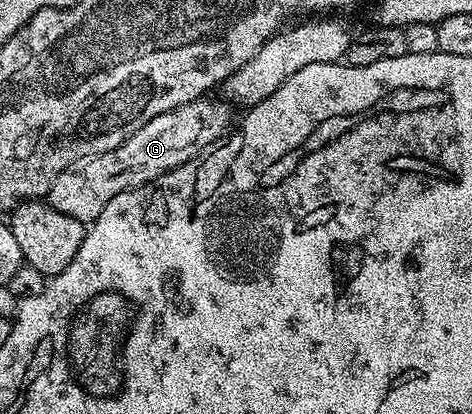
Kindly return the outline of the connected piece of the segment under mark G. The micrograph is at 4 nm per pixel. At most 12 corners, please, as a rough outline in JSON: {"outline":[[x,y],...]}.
{"outline":[[213,96],[83,156],[49,205],[89,224],[119,196],[189,166],[233,114]]}

